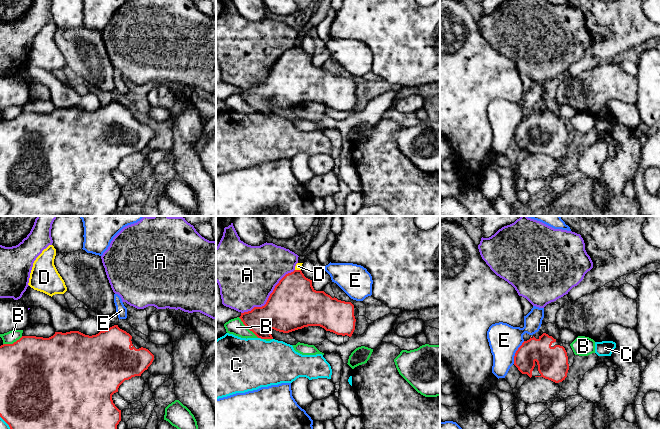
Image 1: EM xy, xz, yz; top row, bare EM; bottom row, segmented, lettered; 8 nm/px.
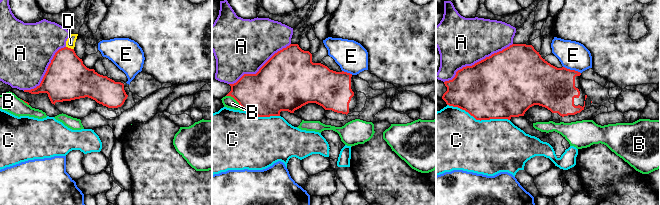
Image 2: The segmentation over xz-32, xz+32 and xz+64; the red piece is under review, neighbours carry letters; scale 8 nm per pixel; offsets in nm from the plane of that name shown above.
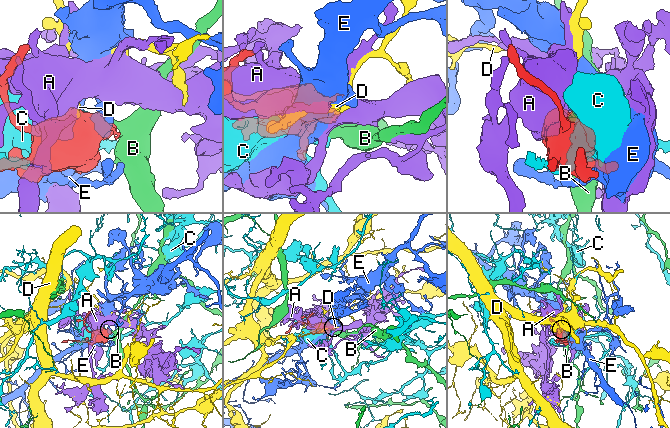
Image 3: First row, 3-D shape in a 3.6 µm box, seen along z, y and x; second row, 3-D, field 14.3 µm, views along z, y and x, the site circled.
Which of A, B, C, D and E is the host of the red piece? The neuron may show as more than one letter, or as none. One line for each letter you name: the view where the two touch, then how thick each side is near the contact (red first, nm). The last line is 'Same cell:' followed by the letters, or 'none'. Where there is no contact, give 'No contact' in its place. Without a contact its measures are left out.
Same cell: none

